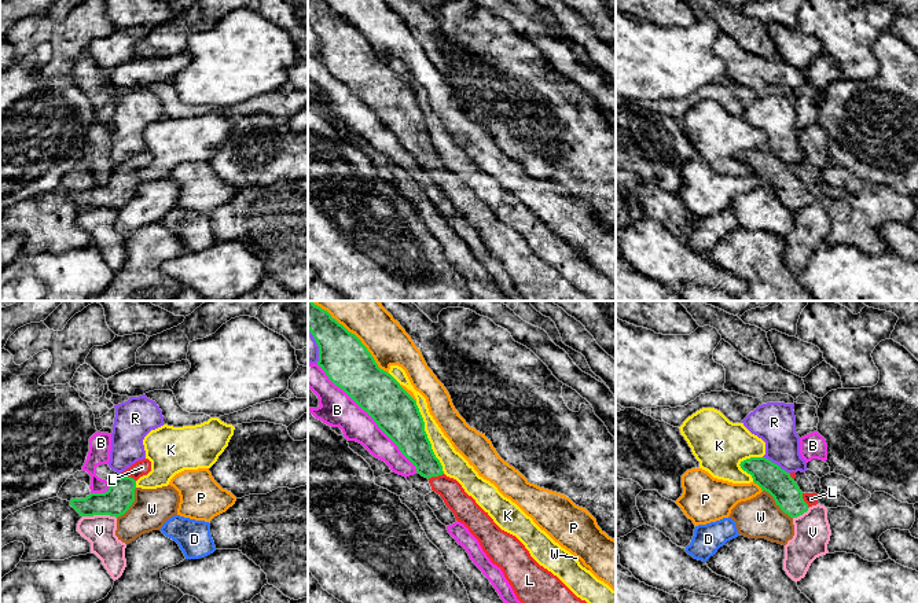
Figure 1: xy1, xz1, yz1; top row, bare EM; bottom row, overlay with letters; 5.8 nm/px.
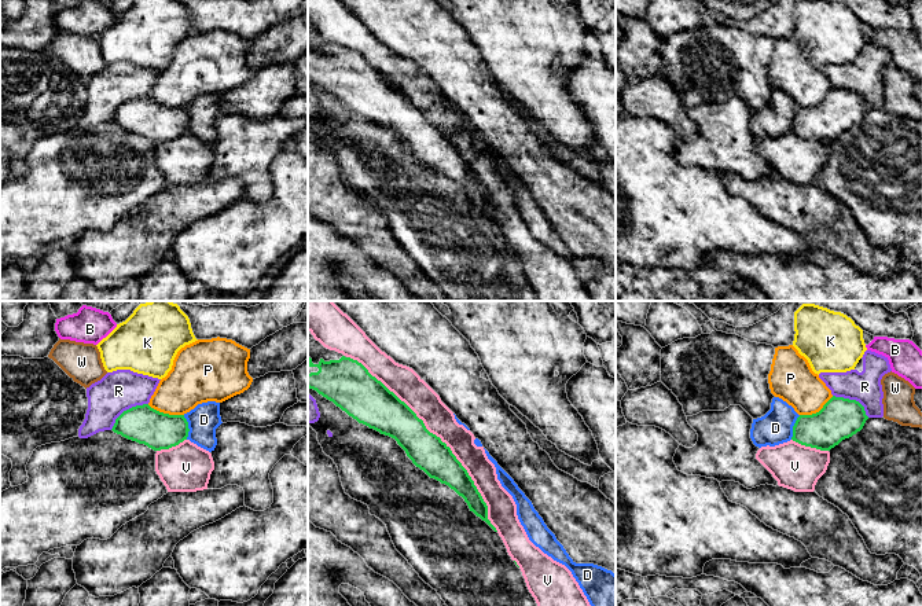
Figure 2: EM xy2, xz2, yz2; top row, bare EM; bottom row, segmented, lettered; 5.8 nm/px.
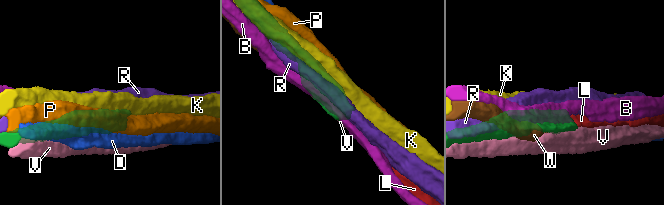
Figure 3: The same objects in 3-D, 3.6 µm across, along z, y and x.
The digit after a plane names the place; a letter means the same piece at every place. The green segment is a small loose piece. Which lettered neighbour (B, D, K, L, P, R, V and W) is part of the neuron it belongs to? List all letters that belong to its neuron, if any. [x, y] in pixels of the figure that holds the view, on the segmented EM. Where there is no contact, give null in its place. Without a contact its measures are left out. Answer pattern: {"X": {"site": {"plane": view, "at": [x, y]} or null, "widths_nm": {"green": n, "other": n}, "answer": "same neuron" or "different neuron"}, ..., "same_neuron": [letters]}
{"B": {"site": {"plane": "xz1", "at": [370, 415]}, "widths_nm": {"green": 260, "other": 200}, "answer": "different neuron"}, "D": {"site": {"plane": "xy2", "at": [187, 428]}, "widths_nm": {"green": 220, "other": 180}, "answer": "different neuron"}, "K": {"site": {"plane": "xz1", "at": [426, 437]}, "widths_nm": {"green": 260, "other": 150}, "answer": "different neuron"}, "L": {"site": {"plane": "xy1", "at": [128, 477]}, "widths_nm": {"green": 170, "other": 90}, "answer": "same neuron"}, "P": {"site": {"plane": "xz1", "at": [353, 334]}, "widths_nm": {"green": 280, "other": 300}, "answer": "different neuron"}, "R": {"site": {"plane": "xy2", "at": [127, 410]}, "widths_nm": {"green": 220, "other": 240}, "answer": "different neuron"}, "V": {"site": {"plane": "xz2", "at": [439, 437]}, "widths_nm": {"green": 200, "other": 180}, "answer": "different neuron"}, "W": {"site": {"plane": "yz1", "at": [777, 504]}, "widths_nm": {"green": 170, "other": 240}, "answer": "different neuron"}, "same_neuron": ["L"]}

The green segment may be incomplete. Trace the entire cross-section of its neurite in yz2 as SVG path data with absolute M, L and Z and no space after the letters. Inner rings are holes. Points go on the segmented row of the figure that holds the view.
M833 396L819 412L797 418L791 440L805 447L830 451L860 431L867 419L859 401Z

